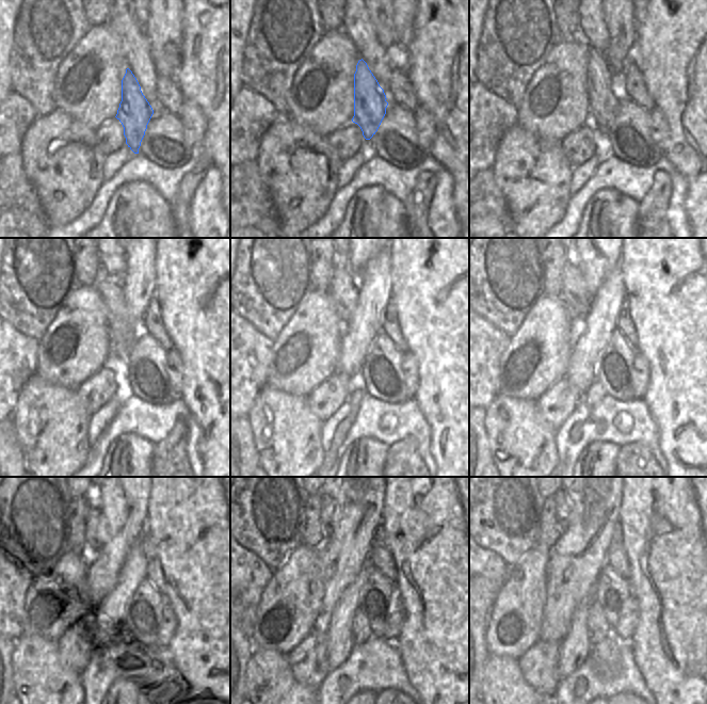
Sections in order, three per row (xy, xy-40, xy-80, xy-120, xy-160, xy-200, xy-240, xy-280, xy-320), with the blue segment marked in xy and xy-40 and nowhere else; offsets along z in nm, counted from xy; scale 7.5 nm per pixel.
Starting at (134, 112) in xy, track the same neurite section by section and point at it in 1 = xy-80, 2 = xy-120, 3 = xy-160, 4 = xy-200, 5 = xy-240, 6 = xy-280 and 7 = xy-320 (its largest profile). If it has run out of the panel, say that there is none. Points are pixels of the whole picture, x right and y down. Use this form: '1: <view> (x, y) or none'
1: xy-80 (604, 96)
2: xy-120 (122, 336)
3: xy-160 (343, 288)
4: xy-200 (576, 294)
5: xy-240 (95, 531)
6: xy-280 (327, 508)
7: xy-320 (563, 505)

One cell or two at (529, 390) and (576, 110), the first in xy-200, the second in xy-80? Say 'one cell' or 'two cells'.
one cell

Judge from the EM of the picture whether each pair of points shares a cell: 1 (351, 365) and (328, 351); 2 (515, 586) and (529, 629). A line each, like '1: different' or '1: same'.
1: different
2: same

